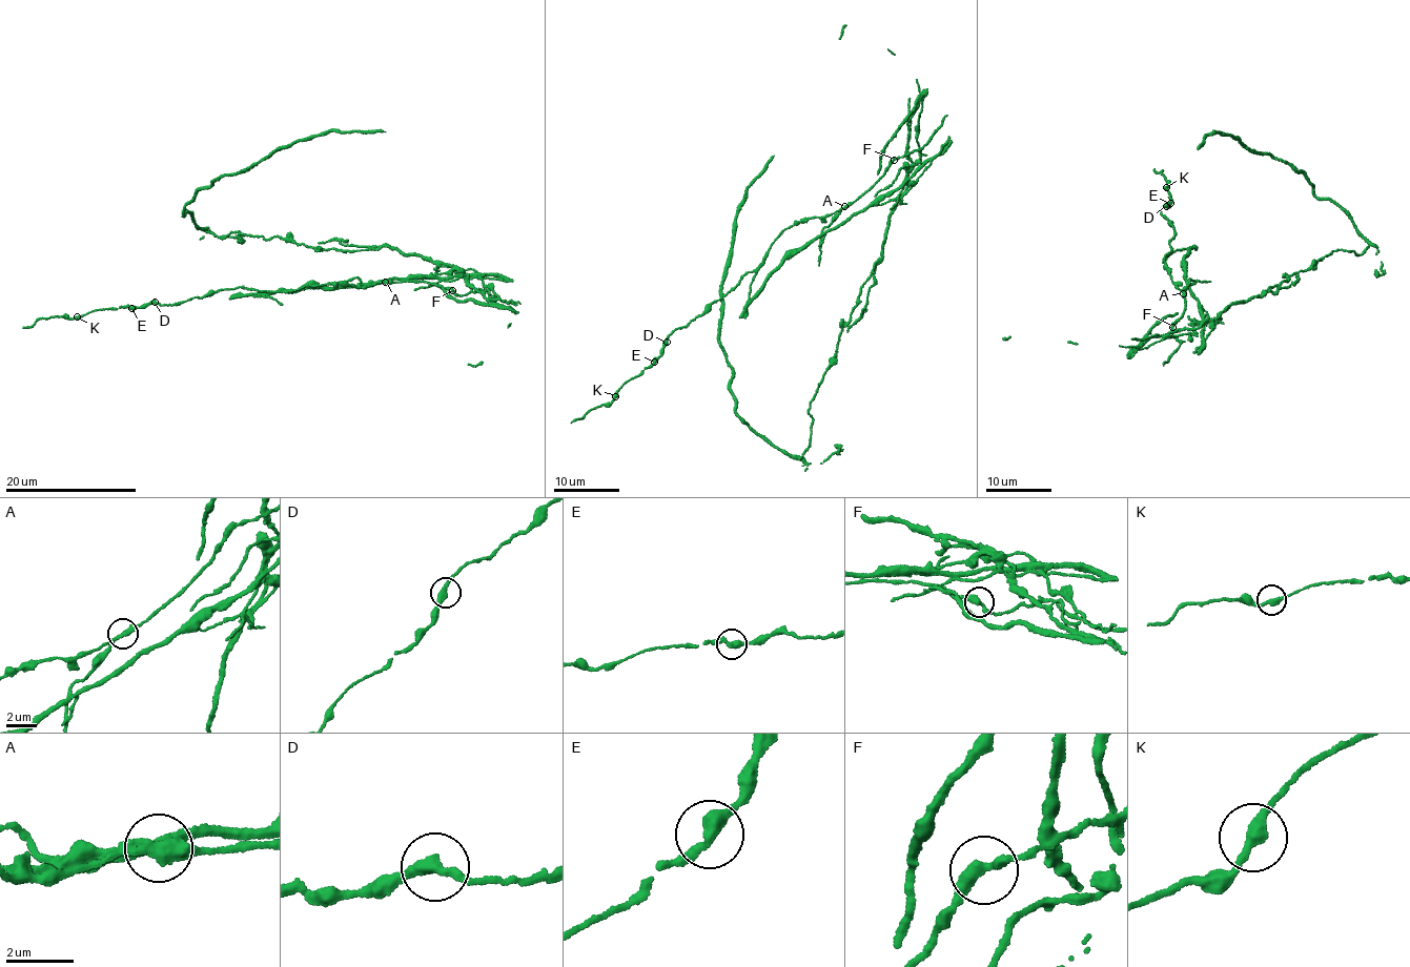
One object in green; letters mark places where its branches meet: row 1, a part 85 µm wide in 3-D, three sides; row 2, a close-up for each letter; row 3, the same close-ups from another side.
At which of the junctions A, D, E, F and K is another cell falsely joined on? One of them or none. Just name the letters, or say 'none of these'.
A

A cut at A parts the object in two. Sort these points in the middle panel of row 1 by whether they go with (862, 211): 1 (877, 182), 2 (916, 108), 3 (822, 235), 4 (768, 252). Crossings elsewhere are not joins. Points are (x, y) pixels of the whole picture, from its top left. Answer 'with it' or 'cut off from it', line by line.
1: cut off from it
2: with it
3: with it
4: cut off from it

